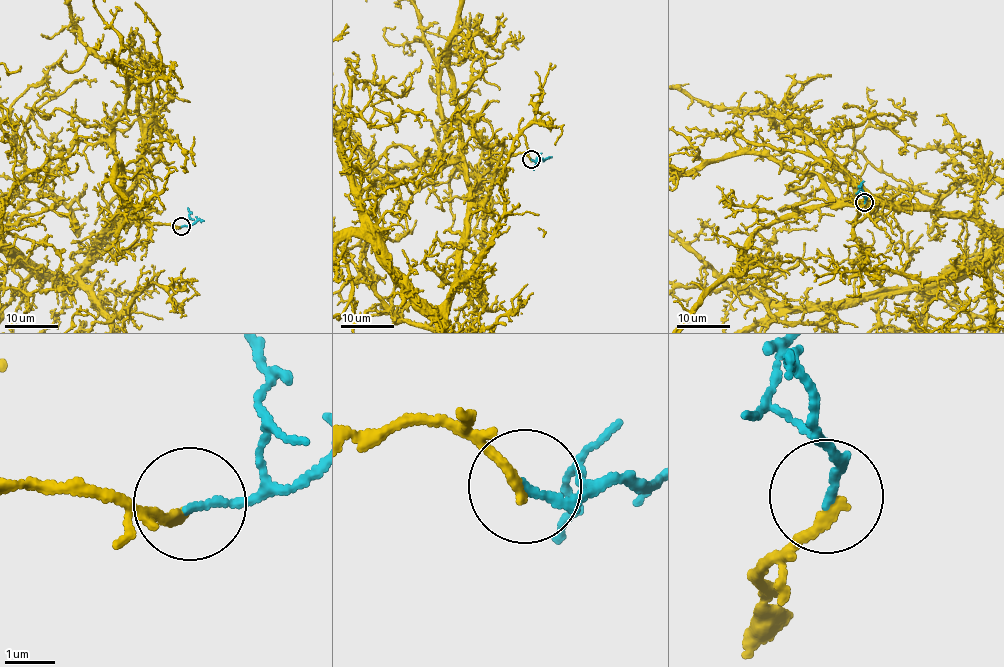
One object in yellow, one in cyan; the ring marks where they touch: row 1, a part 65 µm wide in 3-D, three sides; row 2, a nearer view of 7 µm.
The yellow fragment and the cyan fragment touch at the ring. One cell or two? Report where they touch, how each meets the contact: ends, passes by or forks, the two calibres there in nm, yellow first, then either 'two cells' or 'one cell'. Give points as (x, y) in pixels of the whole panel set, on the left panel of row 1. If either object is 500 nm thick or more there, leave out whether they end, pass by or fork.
place (181, 226); yellow ends; cyan ends; calibres 200 and 160 nm; one cell

